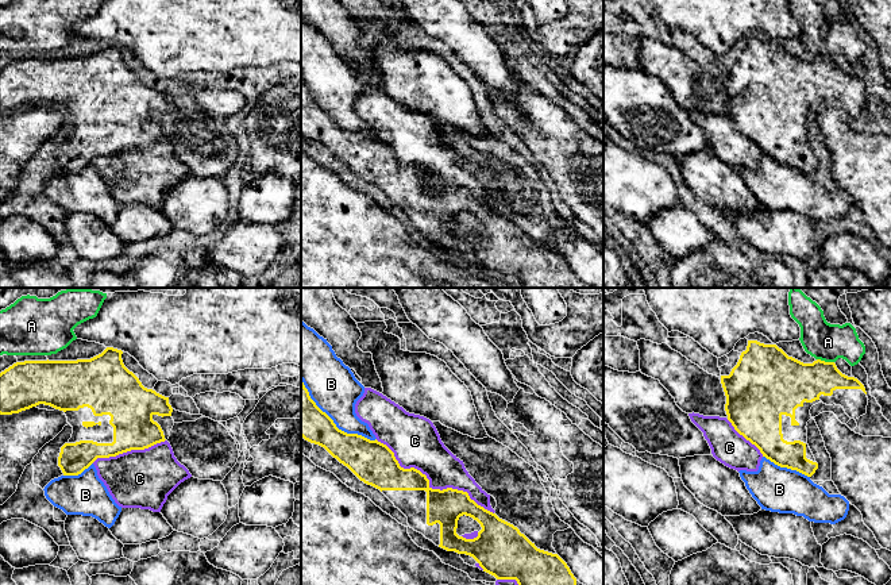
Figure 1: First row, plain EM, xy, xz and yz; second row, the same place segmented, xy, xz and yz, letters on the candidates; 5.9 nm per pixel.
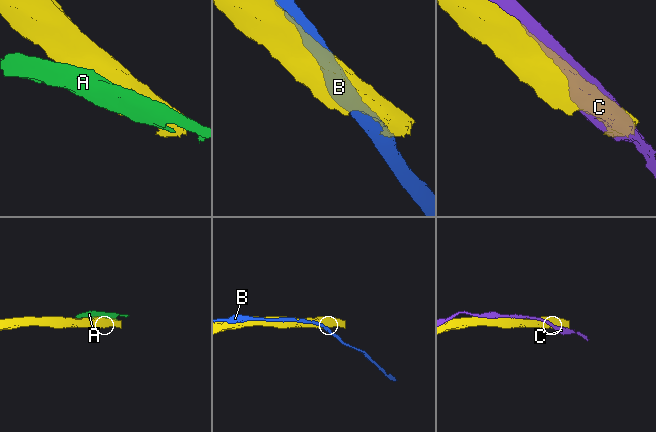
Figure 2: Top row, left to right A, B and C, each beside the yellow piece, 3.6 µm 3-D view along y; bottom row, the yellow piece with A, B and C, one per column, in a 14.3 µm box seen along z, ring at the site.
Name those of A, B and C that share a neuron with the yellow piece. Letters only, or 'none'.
none

